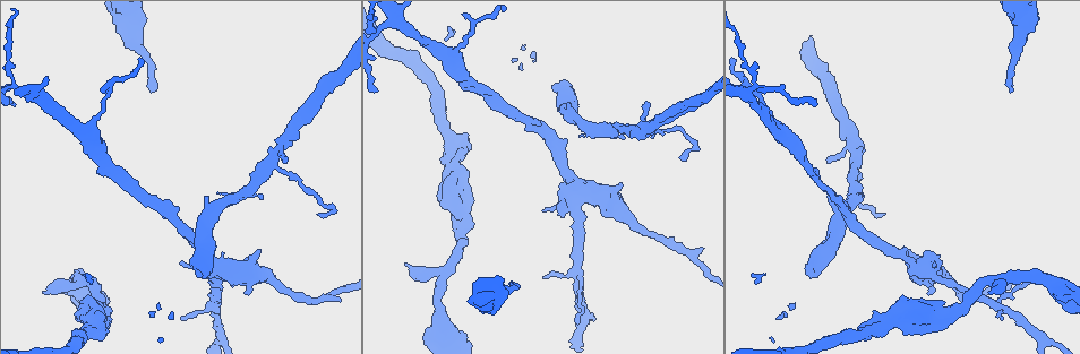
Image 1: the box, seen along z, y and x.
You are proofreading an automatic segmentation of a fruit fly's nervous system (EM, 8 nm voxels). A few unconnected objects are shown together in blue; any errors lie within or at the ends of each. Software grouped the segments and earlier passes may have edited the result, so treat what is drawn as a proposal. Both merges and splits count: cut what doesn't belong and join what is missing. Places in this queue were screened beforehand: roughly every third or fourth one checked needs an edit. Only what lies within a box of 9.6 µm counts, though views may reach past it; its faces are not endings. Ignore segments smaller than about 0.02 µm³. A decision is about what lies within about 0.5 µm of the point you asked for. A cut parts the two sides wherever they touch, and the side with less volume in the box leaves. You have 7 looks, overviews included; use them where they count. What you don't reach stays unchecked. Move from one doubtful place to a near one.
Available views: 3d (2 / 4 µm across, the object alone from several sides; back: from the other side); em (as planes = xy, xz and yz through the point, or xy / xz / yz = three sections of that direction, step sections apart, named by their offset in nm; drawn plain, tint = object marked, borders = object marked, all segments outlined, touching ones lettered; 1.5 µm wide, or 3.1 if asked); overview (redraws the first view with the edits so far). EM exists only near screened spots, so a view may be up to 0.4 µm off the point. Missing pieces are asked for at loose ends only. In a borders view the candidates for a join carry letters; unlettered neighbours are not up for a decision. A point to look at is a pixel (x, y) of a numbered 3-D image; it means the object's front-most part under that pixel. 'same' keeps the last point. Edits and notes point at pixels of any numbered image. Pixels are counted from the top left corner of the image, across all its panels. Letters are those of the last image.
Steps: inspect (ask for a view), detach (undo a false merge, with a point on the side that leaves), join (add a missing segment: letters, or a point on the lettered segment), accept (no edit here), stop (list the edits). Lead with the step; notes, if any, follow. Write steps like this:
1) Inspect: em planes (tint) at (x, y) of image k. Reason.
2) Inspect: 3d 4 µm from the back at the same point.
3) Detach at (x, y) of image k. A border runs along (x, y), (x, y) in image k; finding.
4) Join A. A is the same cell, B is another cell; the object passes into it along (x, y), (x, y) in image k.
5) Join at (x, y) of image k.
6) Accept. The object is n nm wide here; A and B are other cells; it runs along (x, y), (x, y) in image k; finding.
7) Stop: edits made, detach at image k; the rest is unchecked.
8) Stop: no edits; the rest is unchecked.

Inspect: 3d 2 µm at (1002, 316) of image 1. Tapers out.

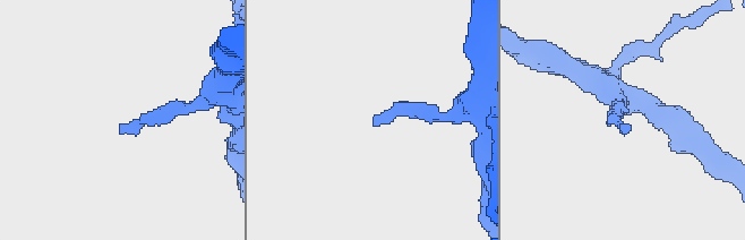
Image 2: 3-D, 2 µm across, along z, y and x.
Inspect: em planes (borders) at (375, 123) of image 2. Now the EM.

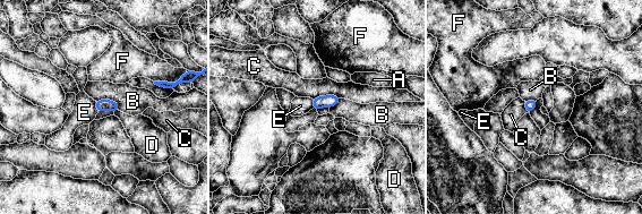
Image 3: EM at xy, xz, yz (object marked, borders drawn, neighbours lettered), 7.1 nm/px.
Accept. A, B, C, D, E and F are other cells; a border runs along (94, 101), (97, 112) in image 3; no lettered segment goes on from it.

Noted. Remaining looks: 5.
Inspect: 3d 2 µm at (424, 340) of image 1.

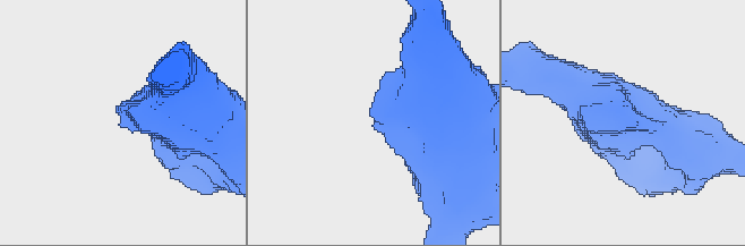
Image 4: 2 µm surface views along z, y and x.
Inspect: em xz step 8 (tint) at (116, 111) of image 4. Now the EM.

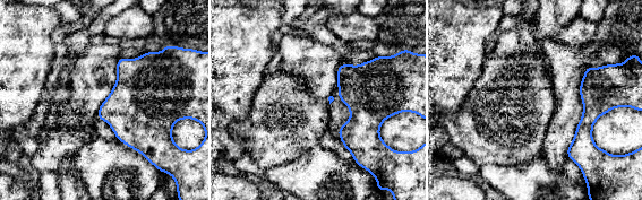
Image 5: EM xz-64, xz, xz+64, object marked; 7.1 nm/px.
Inspect: em planes (borders) at the same point. Another direction.

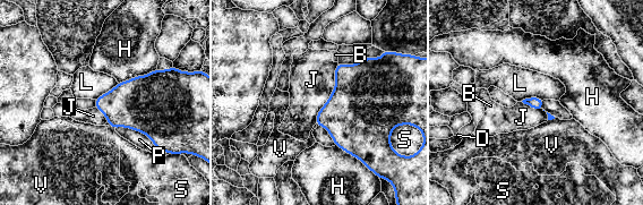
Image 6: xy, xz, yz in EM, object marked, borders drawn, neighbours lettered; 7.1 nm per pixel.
Accept. B, D, H, J, L, P, S and V are other cells; a border runs along (337, 62), (334, 88), (315, 122) in image 6; no lettered segment goes on from it.

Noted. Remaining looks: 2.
Inspect: em yz step 8 (borders) at (203, 276) of image 1.

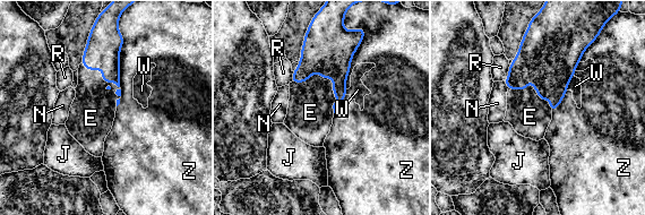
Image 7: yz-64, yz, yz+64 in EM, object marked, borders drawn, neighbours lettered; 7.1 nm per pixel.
Join at (310, 106) of image 7. E is the same cell, J, N, R, W and Z are other cells; it goes on there.

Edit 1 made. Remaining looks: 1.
Stop: edits made, join at image 7; the rest is unchecked.

